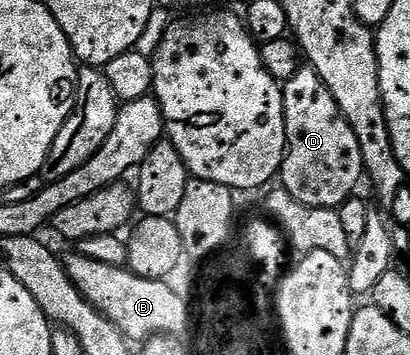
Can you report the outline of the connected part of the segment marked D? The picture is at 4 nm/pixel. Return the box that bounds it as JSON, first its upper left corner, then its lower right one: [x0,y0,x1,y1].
[278,67,366,210]

